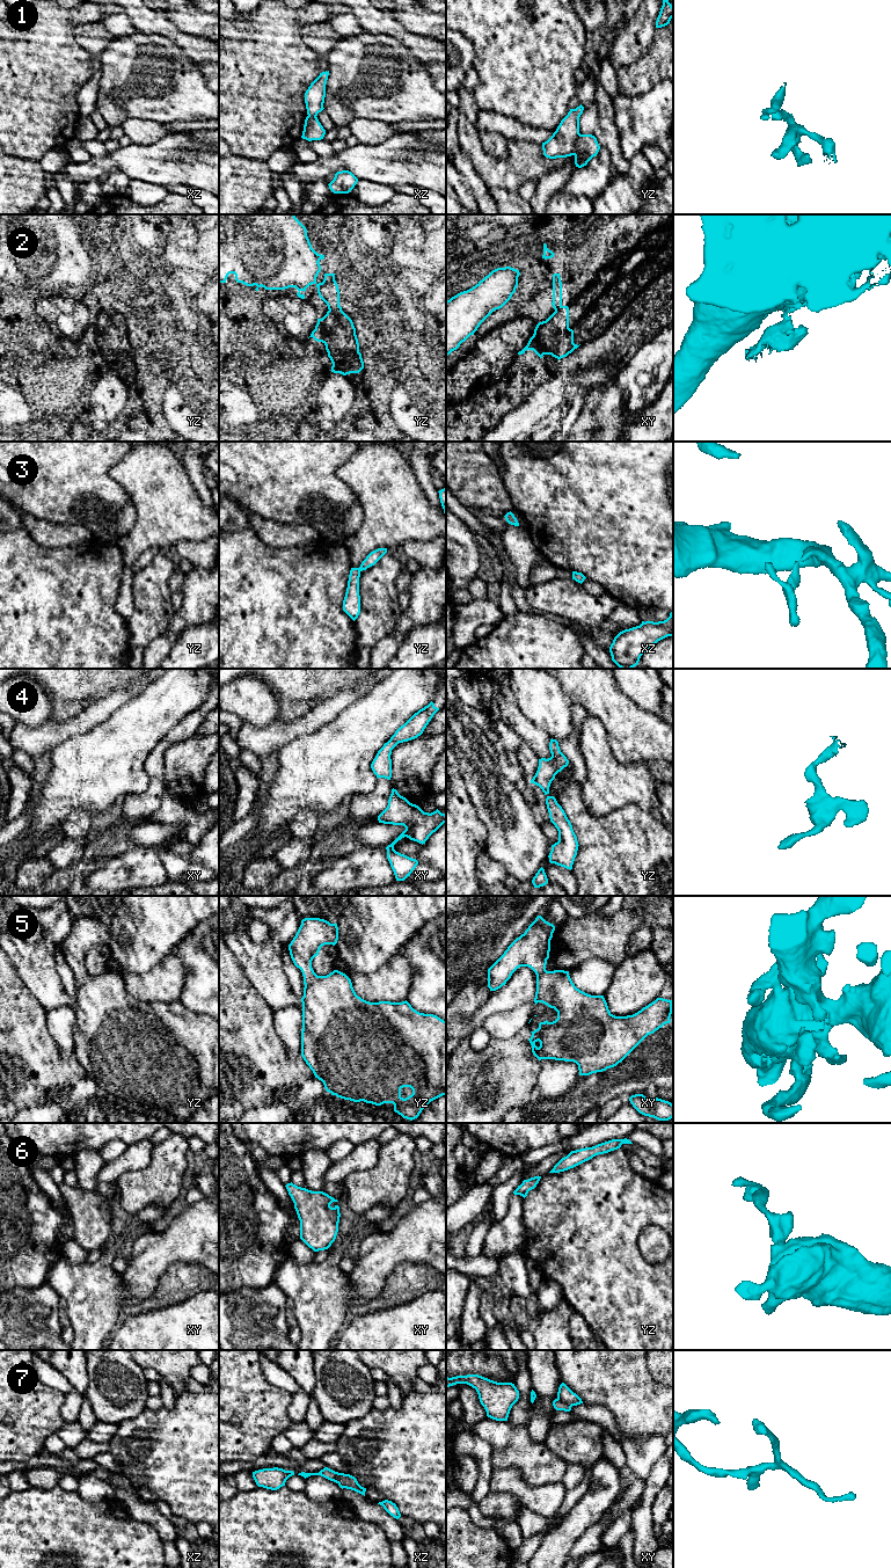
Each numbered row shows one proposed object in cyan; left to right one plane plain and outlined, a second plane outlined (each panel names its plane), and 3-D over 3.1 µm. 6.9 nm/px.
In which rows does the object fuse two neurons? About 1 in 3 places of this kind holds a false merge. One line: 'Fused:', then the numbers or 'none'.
Fused: 1, 2, 7

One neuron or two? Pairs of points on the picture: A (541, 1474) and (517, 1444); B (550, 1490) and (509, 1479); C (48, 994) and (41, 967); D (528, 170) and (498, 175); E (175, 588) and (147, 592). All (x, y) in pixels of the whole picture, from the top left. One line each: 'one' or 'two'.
A: one
B: one
C: one
D: one
E: two

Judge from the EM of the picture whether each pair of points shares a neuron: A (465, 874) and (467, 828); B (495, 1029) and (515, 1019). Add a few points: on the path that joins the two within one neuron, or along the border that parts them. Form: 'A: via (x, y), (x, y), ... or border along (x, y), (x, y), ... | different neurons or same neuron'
A: via (465, 862), (465, 839) | same neuron
B: via (499, 1026), (510, 1023) | same neuron

